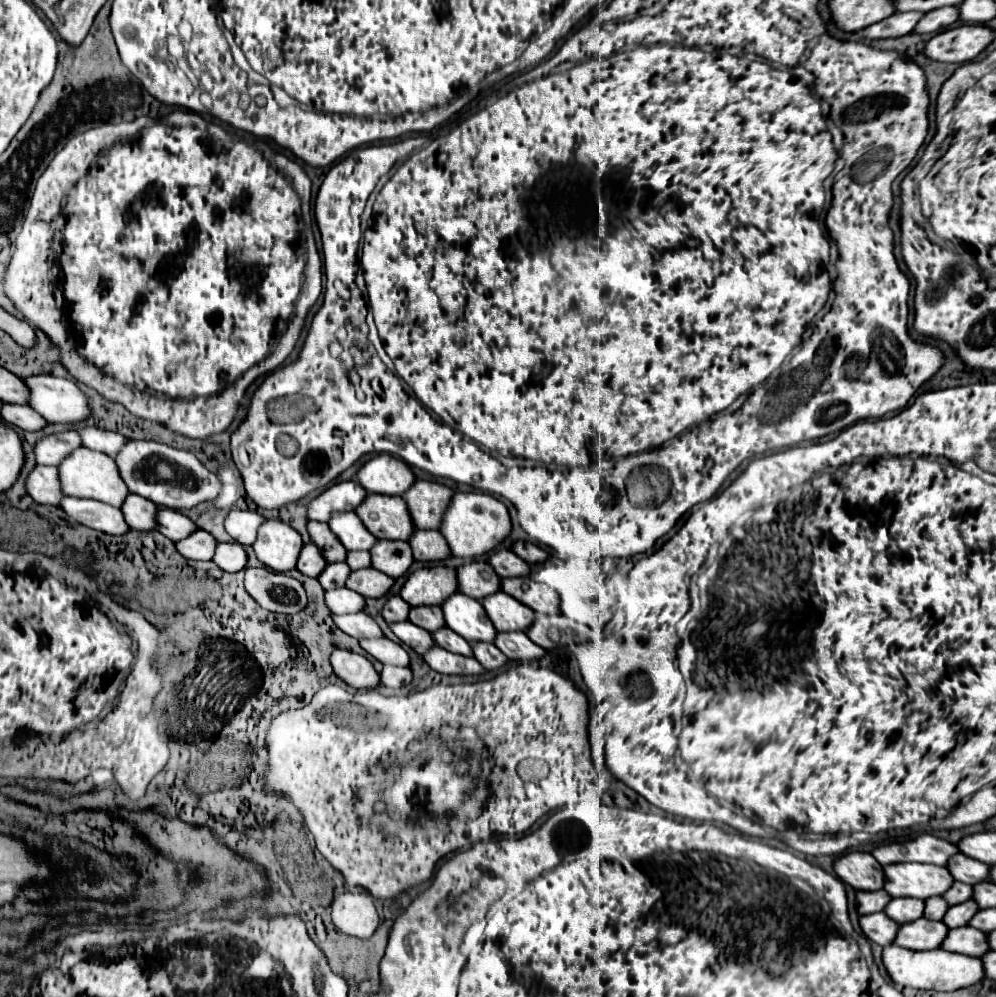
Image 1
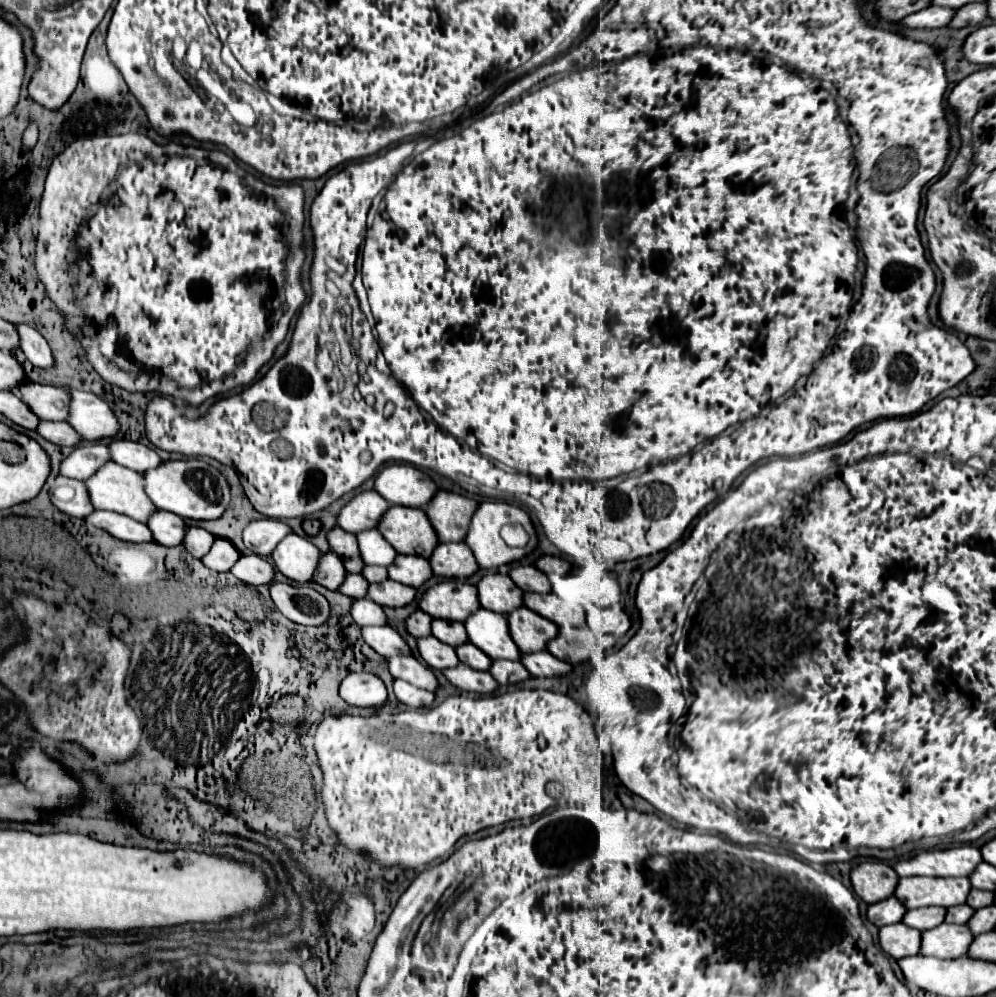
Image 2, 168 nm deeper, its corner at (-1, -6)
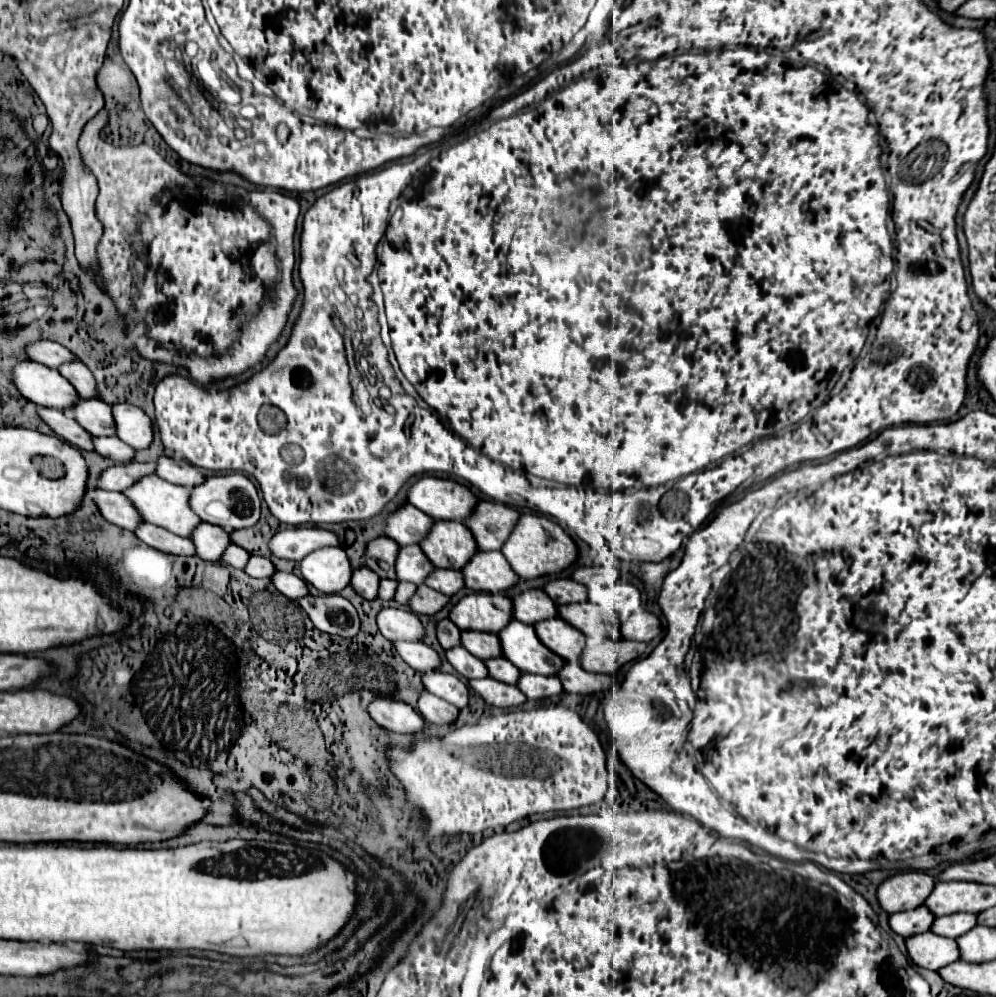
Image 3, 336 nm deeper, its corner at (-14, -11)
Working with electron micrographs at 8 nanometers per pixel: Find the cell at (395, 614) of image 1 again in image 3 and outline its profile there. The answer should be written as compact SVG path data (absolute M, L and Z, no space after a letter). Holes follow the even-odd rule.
M443 619L437 623L437 639L441 643L443 649L451 649L455 645L461 645L459 643L459 629L449 621L449 619Z

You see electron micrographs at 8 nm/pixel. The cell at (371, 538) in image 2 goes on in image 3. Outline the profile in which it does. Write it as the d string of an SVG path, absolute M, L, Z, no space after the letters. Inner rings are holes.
M419 545L399 547L395 559L395 573L399 581L411 581L415 585L421 585L433 569L433 563L429 563Z

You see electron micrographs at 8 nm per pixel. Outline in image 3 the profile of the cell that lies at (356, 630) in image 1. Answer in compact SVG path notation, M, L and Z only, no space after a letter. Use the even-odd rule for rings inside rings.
M393 641L401 659L415 671L433 671L441 665L439 655L421 641Z

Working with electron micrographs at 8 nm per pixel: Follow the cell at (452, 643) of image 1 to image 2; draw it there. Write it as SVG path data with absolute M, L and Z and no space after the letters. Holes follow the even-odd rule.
M466 642L464 646L458 646L456 654L458 654L460 662L468 664L474 670L490 670L490 666L492 666L492 658L488 658L480 648L476 648L470 642Z

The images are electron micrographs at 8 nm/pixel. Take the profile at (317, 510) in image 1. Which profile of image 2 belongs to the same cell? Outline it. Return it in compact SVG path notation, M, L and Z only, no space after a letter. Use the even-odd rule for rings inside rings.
M362 492L354 496L346 508L342 508L338 514L338 526L354 534L378 528L378 522L386 514L386 508L390 508L390 504L378 492Z

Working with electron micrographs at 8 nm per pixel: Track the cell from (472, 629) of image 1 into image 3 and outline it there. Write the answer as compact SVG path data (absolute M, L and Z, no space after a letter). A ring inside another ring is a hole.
M513 619L497 635L503 657L507 657L523 673L555 675L565 663L559 655L547 651L547 647L539 643L531 625Z

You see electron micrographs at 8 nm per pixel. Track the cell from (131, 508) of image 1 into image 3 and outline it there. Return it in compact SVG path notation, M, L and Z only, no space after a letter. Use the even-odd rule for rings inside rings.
M199 523L189 539L195 543L195 555L205 561L219 561L225 547L229 545L229 533L223 527L211 523Z

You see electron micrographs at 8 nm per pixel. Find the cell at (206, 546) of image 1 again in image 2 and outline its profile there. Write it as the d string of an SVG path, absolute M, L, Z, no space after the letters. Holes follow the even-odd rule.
M216 538L212 550L202 558L202 562L216 572L228 572L240 558L240 552L234 548L232 542Z

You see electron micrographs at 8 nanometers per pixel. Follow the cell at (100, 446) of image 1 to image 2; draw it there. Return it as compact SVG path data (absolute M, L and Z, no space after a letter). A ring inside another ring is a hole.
M114 440L110 446L112 460L120 466L126 466L136 472L146 472L152 468L158 468L162 464L162 458L156 454L156 450L130 440Z

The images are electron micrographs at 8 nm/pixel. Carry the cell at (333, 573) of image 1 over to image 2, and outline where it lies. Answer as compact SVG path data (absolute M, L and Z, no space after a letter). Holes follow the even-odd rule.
M348 574L344 586L340 586L340 592L352 598L366 598L368 596L368 580L362 574Z

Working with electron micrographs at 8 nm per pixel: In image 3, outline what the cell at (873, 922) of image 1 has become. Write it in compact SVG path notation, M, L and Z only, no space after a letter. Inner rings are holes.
M931 931L907 937L905 945L911 961L923 969L937 971L939 967L945 967L959 959L959 949L955 939L941 937Z

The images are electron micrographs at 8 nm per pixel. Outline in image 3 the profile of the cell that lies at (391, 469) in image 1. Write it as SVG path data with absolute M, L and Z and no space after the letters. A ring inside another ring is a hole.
M423 475L409 487L407 503L415 505L435 521L463 521L477 505L477 497L461 483Z

